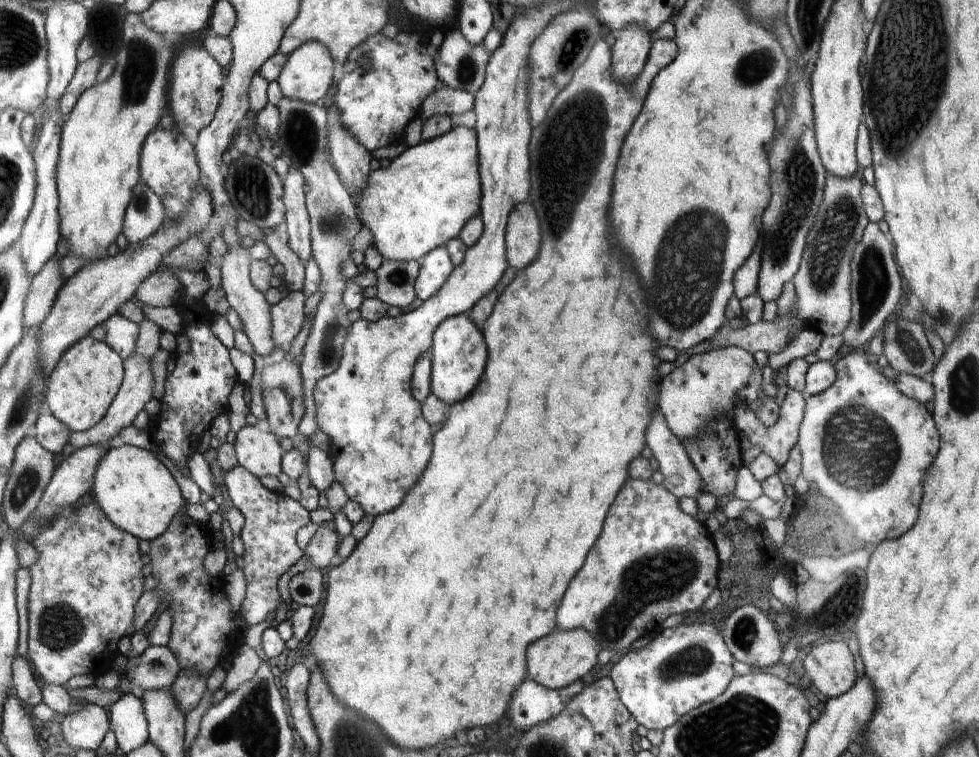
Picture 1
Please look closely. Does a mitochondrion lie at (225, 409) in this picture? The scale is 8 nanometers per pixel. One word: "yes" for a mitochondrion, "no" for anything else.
no

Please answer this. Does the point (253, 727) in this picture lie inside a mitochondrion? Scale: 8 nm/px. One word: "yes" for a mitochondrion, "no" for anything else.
yes

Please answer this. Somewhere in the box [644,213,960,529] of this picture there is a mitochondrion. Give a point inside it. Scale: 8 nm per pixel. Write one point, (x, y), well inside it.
(844, 449)

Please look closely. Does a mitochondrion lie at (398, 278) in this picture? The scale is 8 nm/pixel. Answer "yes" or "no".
yes

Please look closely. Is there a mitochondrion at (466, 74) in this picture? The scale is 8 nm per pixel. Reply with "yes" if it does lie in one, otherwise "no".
yes

